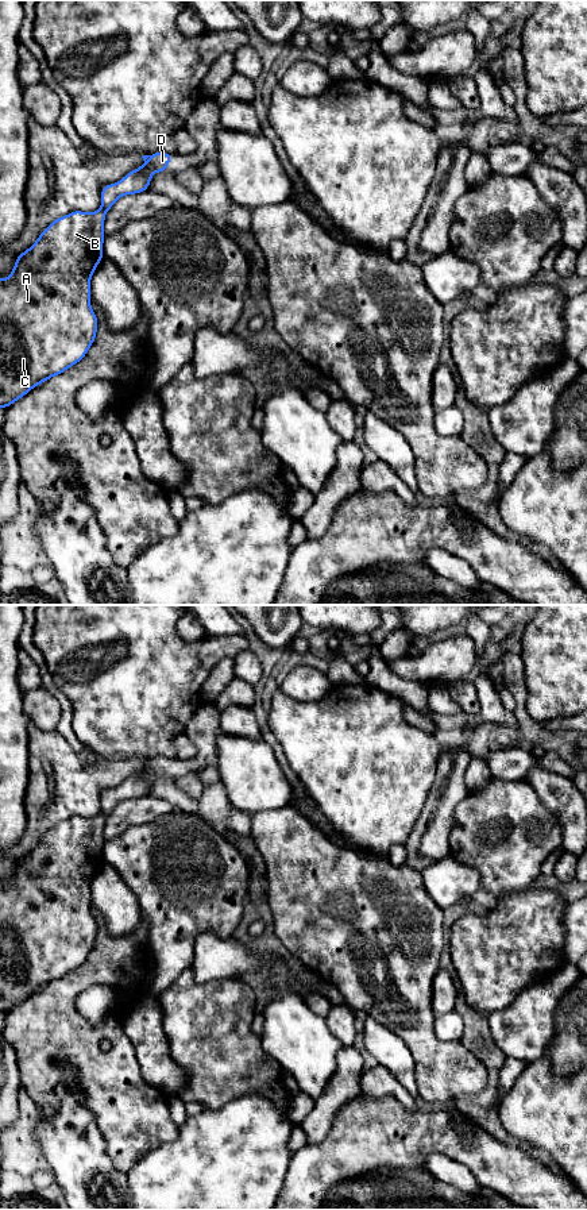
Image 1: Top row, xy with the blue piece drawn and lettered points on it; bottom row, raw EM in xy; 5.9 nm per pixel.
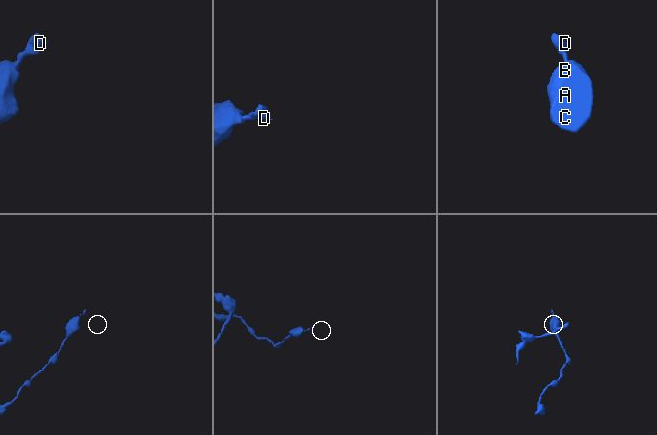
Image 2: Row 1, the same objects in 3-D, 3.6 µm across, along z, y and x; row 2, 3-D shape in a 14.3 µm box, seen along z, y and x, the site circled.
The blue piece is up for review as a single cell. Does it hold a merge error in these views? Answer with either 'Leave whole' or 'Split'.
Leave whole

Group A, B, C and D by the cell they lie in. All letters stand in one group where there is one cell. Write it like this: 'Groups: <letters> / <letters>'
Groups: A B C D

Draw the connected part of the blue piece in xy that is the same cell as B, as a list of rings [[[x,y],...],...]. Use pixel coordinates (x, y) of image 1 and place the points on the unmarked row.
[[[165,756],[142,762],[144,768],[116,789],[101,794],[101,813],[93,818],[73,816],[58,822],[19,862],[9,882],[0,885],[0,1014],[32,993],[82,966],[96,944],[99,925],[90,913],[90,883],[104,863],[105,818],[125,799],[148,794],[157,777],[169,777],[173,760]]]

